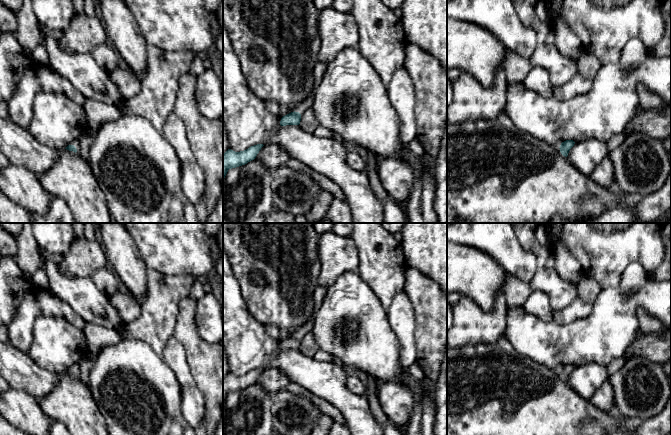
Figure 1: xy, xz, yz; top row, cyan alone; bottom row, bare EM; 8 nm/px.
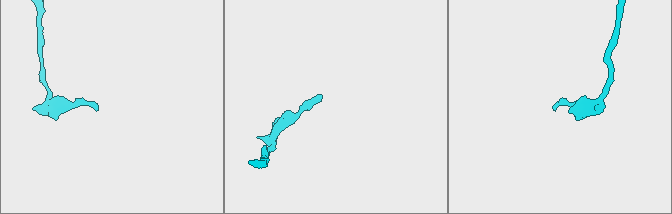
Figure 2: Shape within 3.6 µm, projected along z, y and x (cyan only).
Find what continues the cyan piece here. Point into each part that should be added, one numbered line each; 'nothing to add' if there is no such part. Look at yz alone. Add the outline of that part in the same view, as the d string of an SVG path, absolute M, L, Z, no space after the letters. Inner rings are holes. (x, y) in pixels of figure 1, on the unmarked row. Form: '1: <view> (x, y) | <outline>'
nothing to add

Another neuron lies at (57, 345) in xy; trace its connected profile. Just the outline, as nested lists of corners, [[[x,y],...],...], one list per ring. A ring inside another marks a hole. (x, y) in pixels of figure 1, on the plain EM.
[[[42,315],[34,322],[33,340],[27,354],[41,368],[62,374],[68,369],[73,369],[88,356],[88,346],[82,329],[65,318]]]

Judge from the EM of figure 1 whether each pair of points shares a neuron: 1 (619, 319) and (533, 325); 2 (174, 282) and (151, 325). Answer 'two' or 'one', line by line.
1: one
2: one

